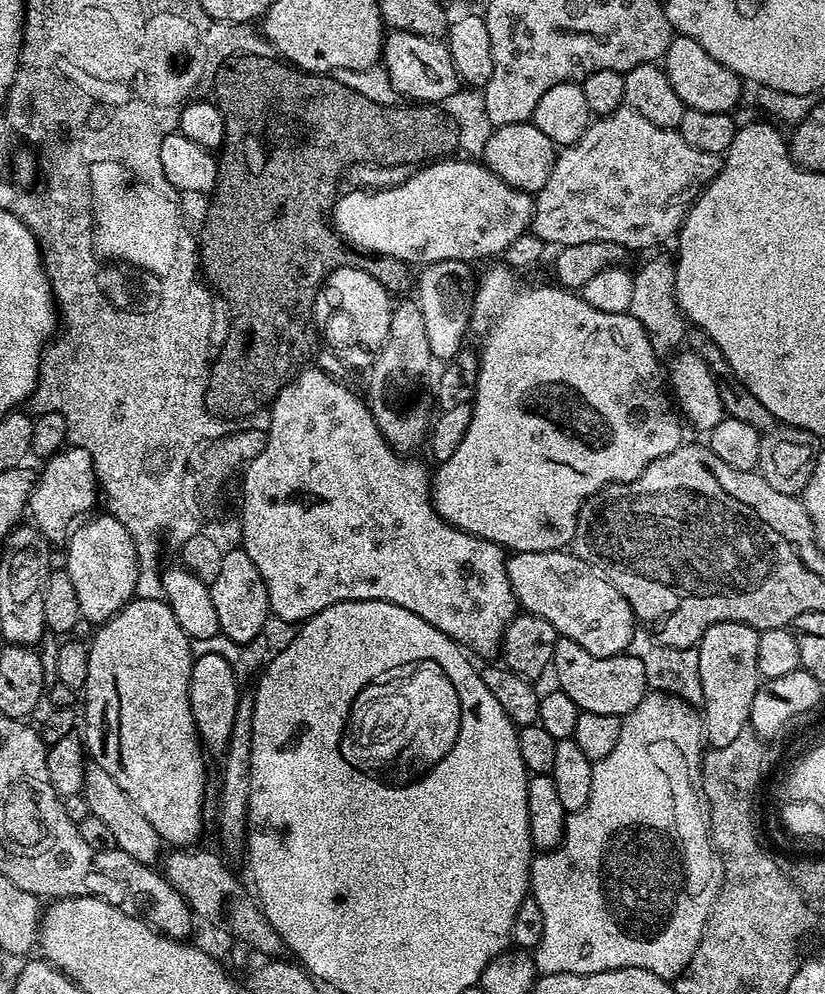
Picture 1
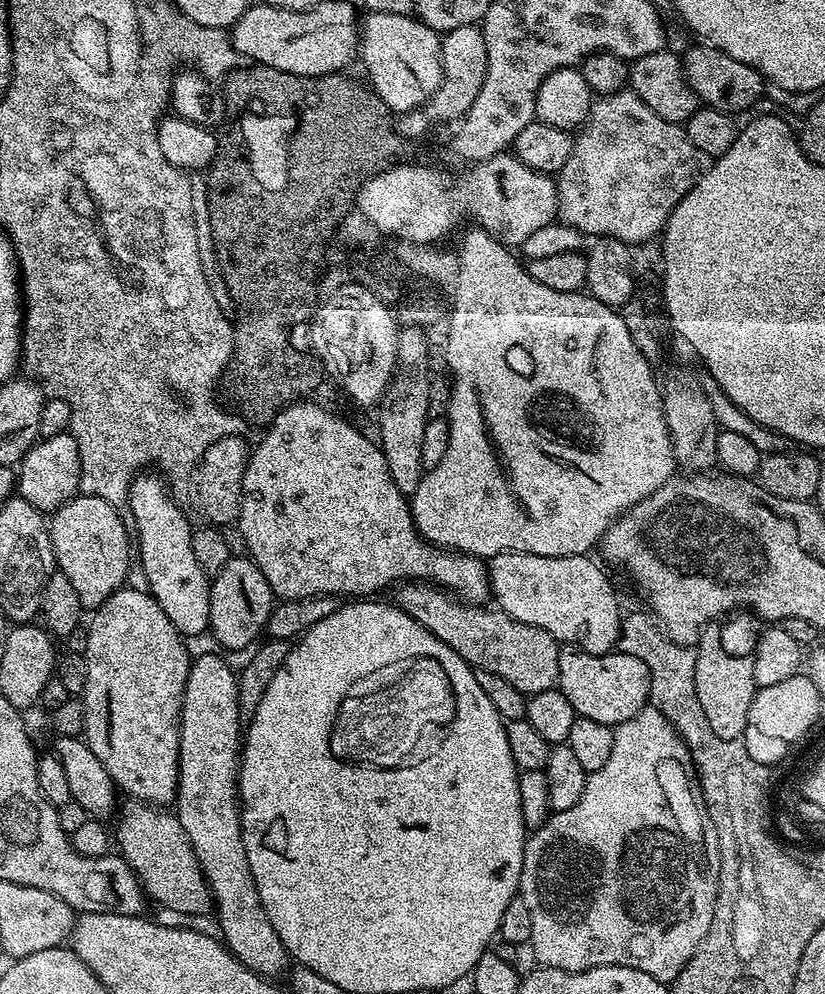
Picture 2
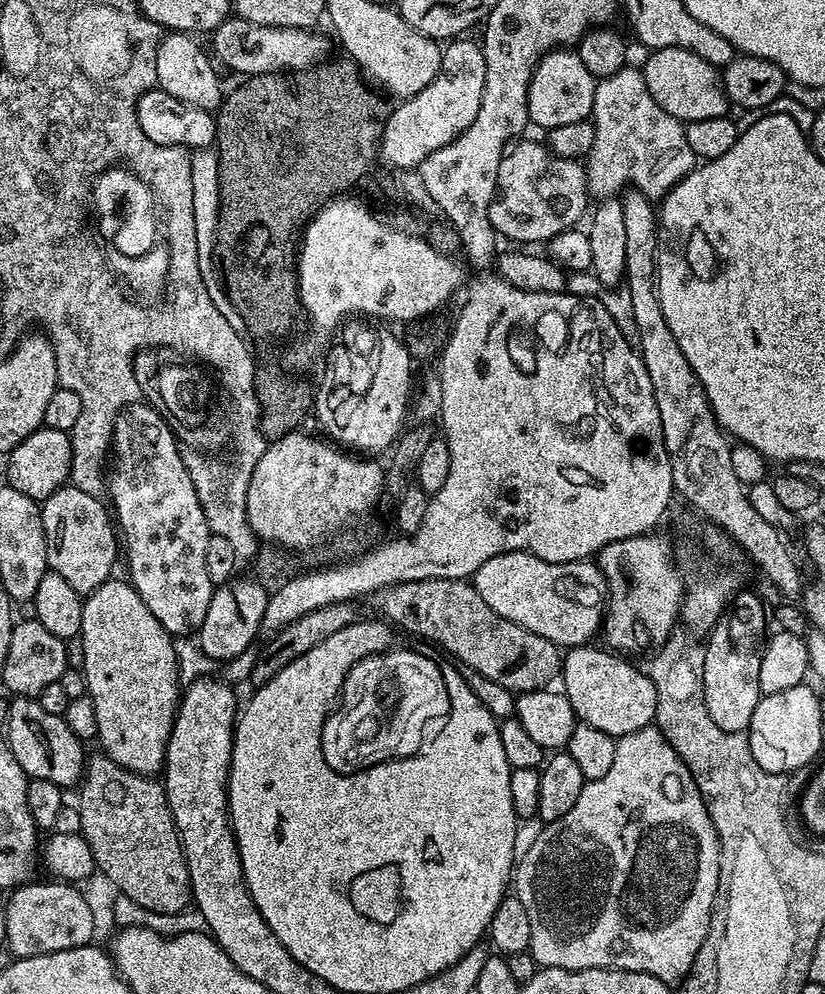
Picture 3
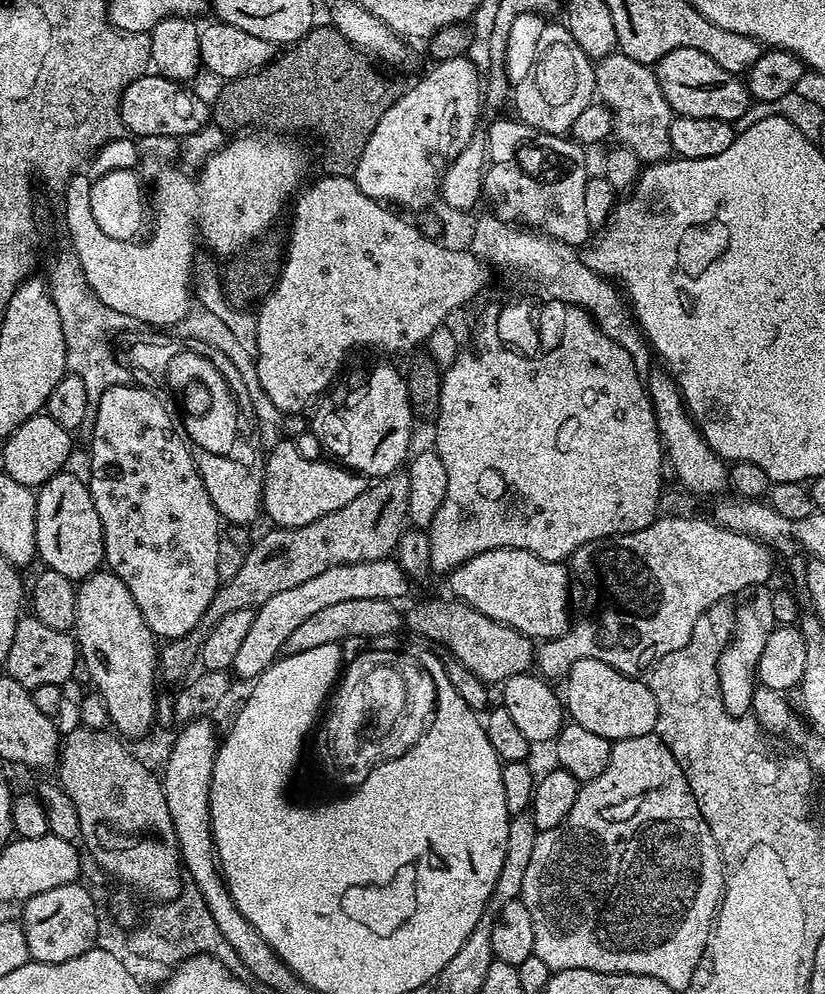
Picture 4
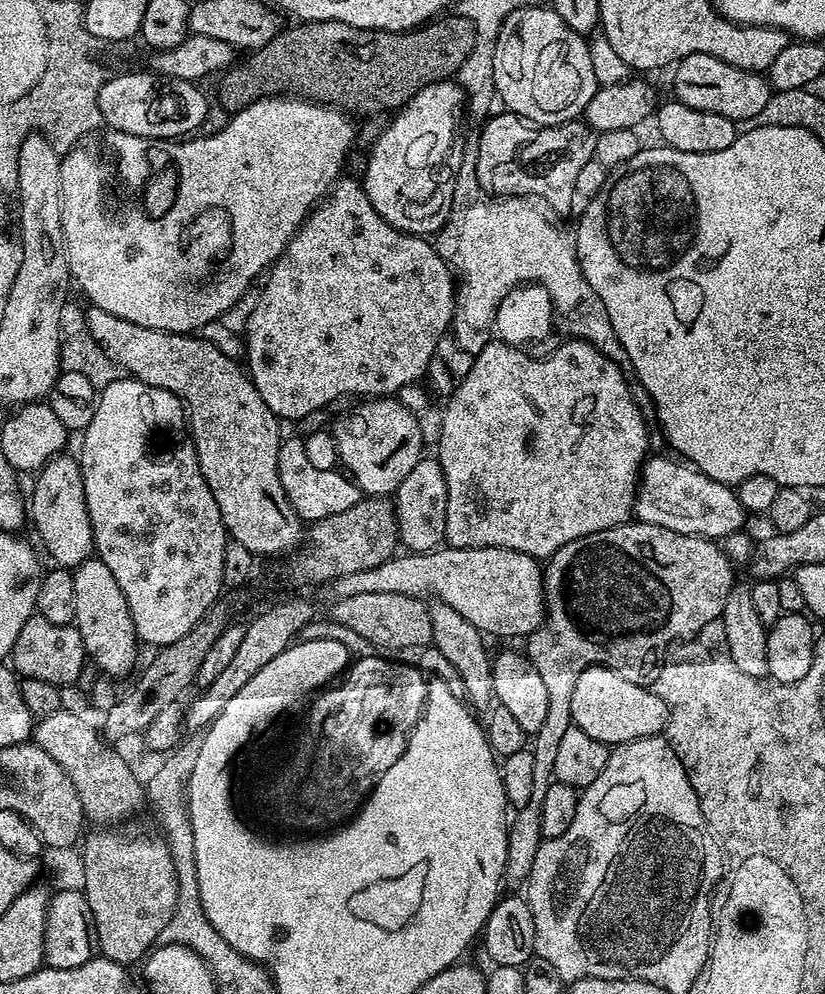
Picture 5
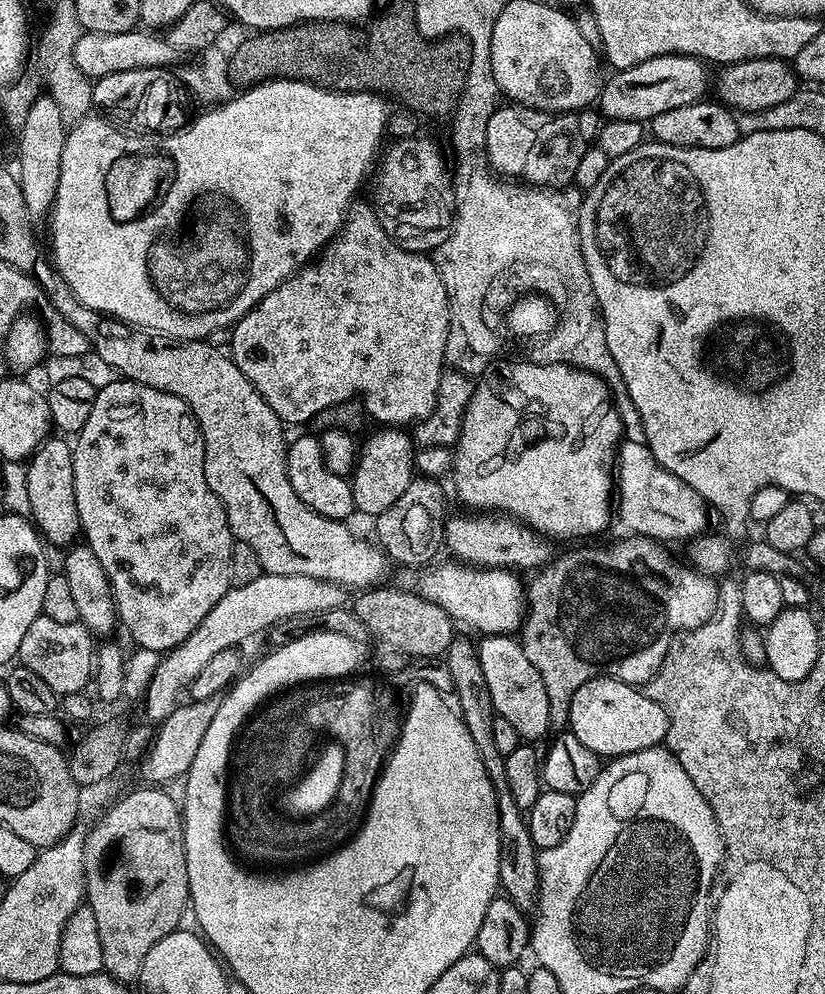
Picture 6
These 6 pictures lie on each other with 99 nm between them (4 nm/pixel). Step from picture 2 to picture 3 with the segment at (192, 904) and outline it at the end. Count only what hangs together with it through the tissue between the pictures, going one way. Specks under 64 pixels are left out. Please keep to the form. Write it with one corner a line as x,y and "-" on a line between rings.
103,752
89,755
85,761
84,777
78,786
80,796
76,801
79,810
80,834
86,838
91,853
94,854
97,869
116,886
119,893
132,898
148,910
158,914
183,912
192,904
190,874
186,870
186,858
174,818
170,814
164,785
159,779
143,773
126,770
118,766

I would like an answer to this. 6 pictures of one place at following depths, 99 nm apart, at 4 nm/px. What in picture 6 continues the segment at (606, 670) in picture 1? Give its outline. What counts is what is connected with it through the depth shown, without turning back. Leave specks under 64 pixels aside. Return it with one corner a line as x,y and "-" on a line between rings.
601,674
586,682
586,686
578,686
578,694
574,694
570,702
568,728
574,738
578,738
582,746
586,746
586,750
594,750
594,754
601,758
615,758
663,745
668,734
668,715
661,704
649,698
647,691
617,680
611,674

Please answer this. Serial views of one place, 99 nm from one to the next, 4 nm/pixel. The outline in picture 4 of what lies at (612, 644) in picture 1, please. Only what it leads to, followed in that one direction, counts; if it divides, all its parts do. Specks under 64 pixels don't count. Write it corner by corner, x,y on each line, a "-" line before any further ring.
499,548
486,550
486,554
478,554
462,566
458,566
450,573
452,580
451,595
457,600
464,601
474,610
488,615
490,619
512,627
526,637
536,642
553,640
568,629
570,615
568,616
568,580
570,572
563,563
543,560
532,552
521,548

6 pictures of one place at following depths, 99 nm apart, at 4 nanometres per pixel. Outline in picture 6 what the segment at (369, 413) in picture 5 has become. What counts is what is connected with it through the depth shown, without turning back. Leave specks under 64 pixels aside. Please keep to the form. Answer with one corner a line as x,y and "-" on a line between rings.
376,430
368,441
358,448
358,459
350,476
354,506
359,515
375,518
381,516
398,498
402,498
406,486
414,479
414,440
411,435
391,436
391,431

